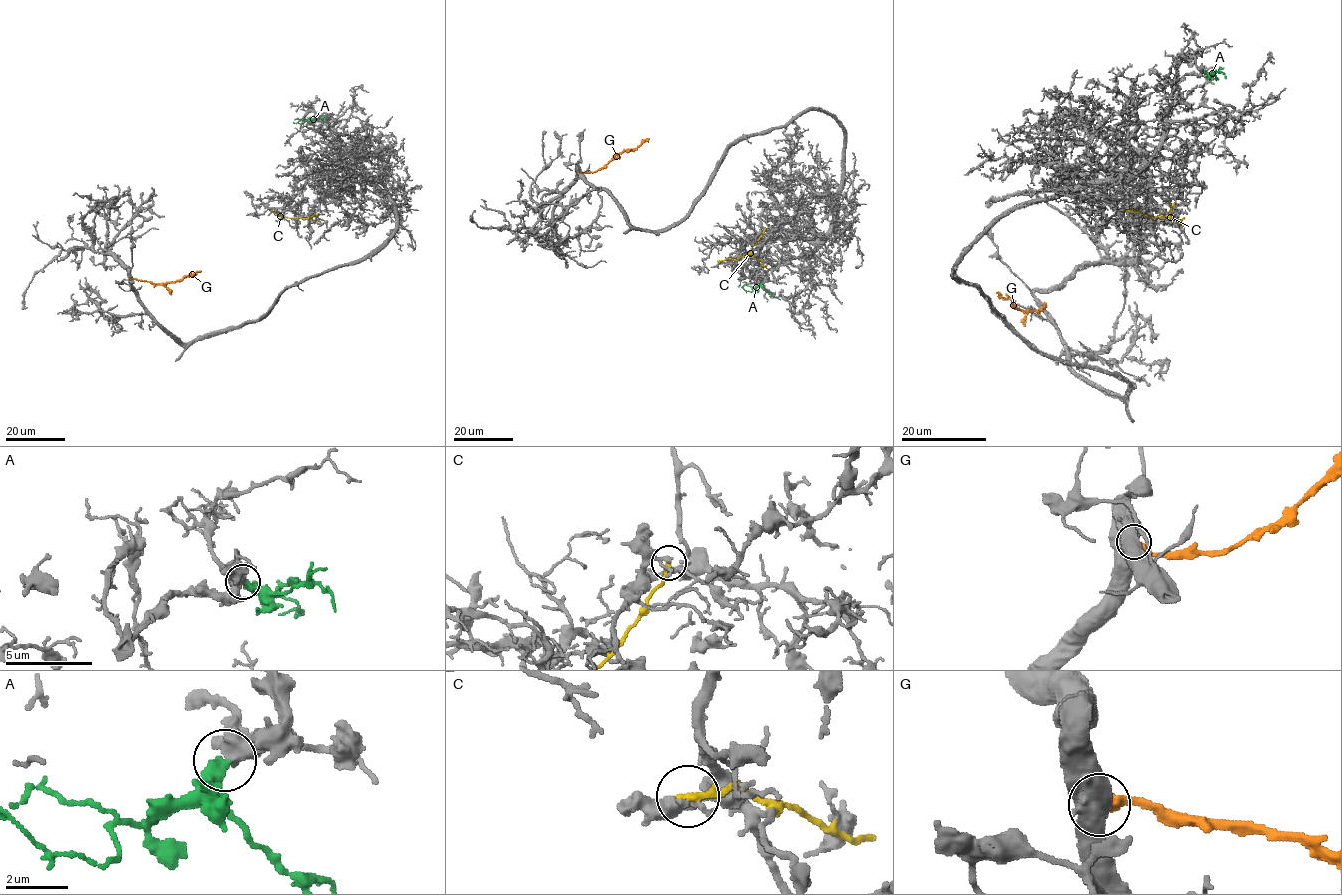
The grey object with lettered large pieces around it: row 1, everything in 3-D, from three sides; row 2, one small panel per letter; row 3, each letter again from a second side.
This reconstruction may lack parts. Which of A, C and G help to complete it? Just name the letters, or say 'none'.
A

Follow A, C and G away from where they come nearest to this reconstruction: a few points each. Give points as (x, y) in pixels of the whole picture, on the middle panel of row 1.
A: (762, 282), (750, 292), (741, 286)
C: (765, 228), (748, 254), (717, 261)
G: (579, 170), (594, 172), (616, 155), (636, 149), (649, 138)

